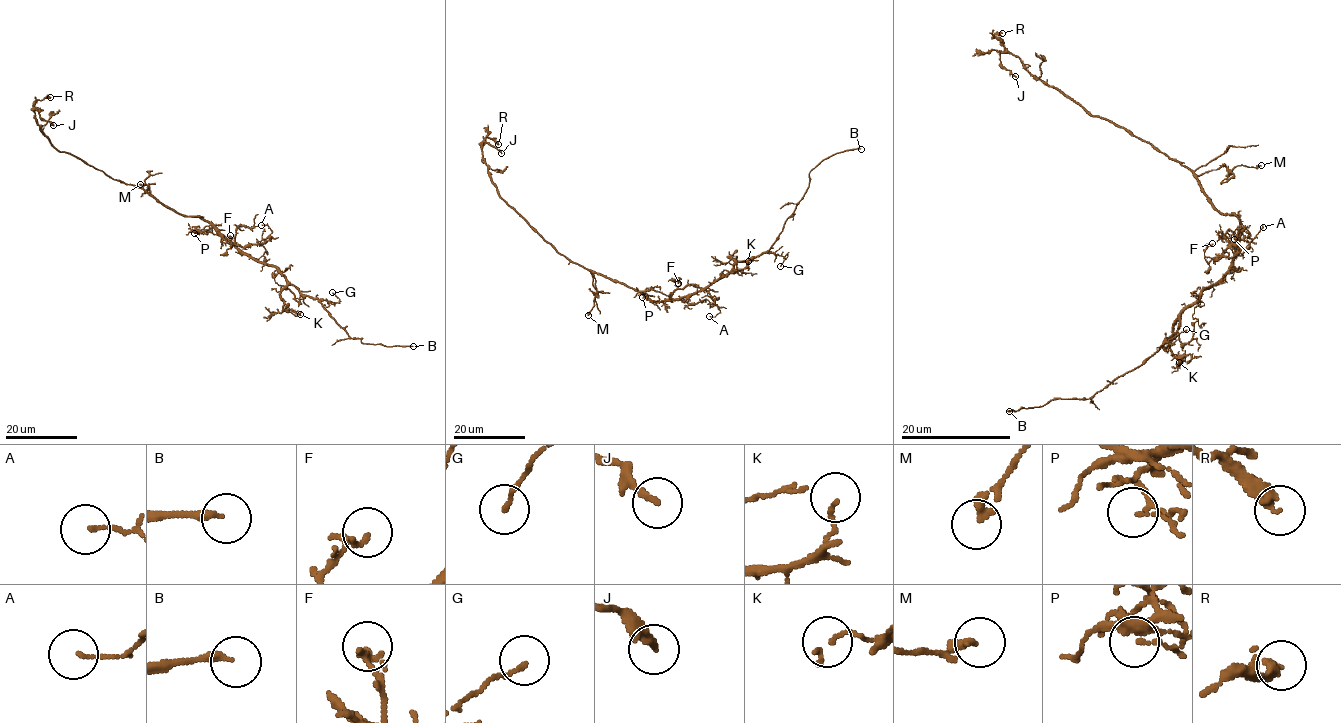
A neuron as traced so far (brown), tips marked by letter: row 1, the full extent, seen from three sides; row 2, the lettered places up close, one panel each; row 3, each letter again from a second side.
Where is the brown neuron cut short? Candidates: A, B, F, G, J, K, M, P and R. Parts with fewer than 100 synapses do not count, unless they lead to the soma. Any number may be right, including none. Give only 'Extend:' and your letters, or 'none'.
Extend: B

